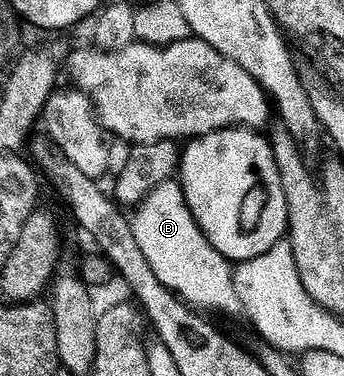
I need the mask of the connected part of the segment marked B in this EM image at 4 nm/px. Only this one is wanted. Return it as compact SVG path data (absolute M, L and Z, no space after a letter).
M178 182L157 185L134 211L135 215L130 216L131 232L141 253L145 253L145 261L149 261L149 269L153 269L161 285L175 292L192 308L207 313L240 310L239 298L233 289L232 264L224 255L217 253L217 249L213 249L197 225Z

